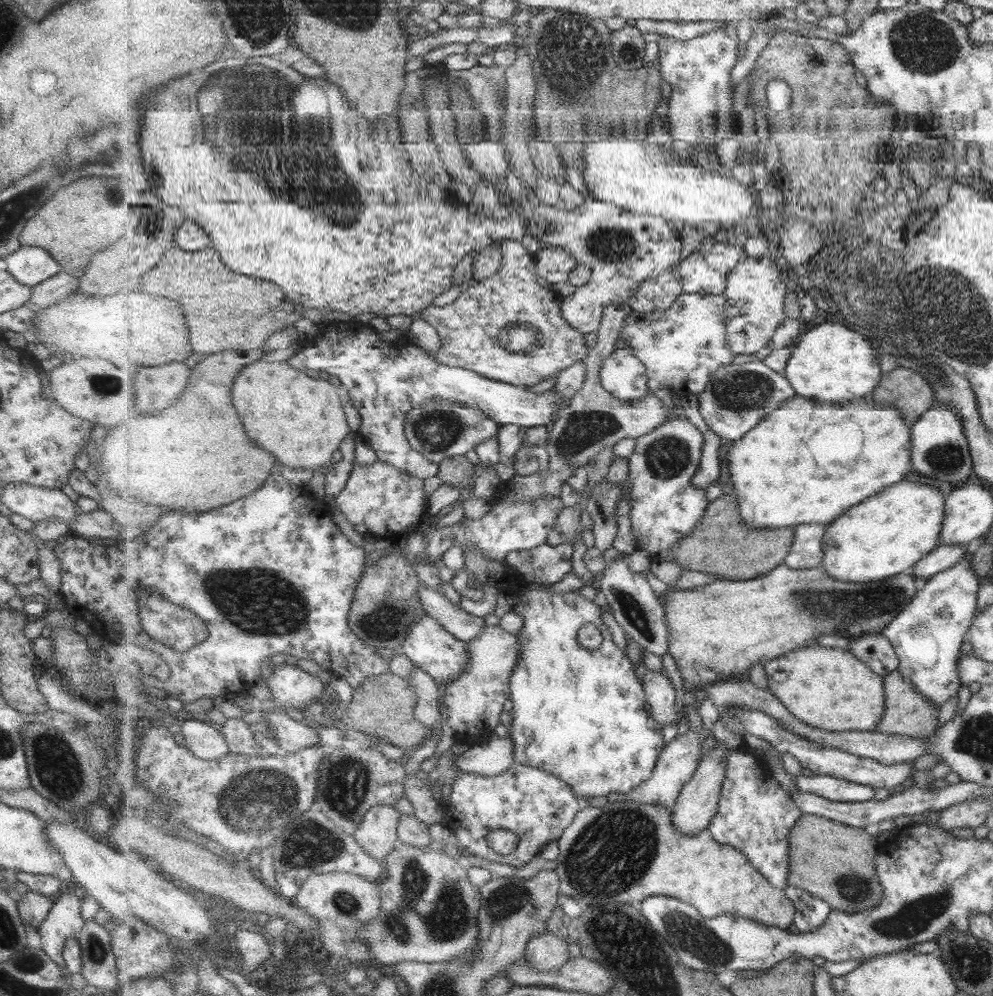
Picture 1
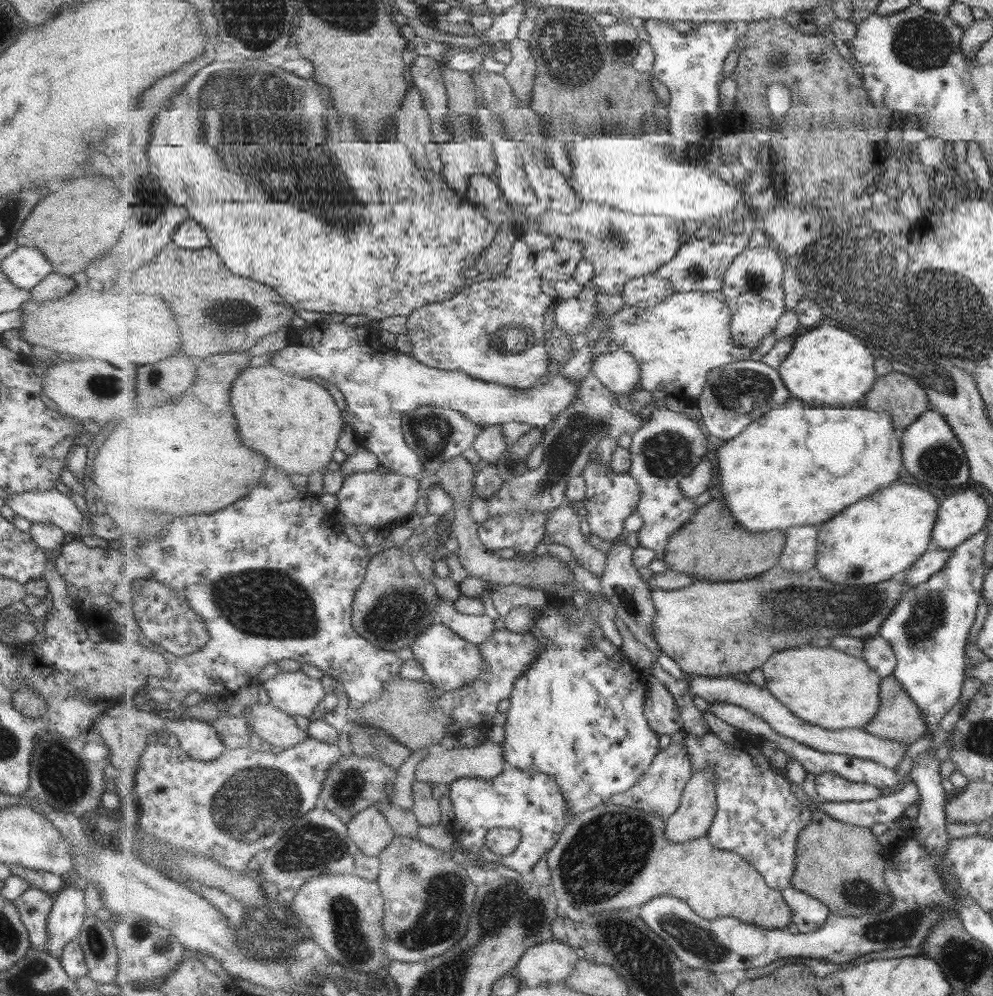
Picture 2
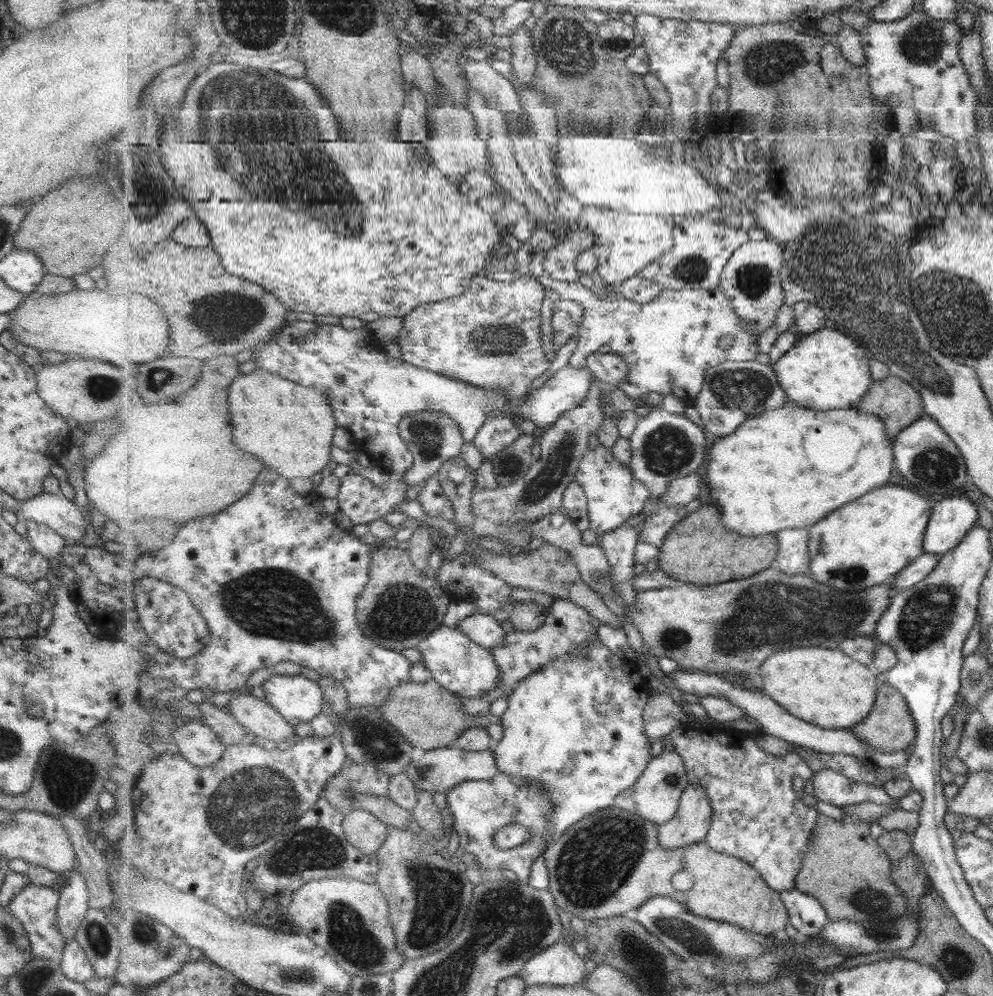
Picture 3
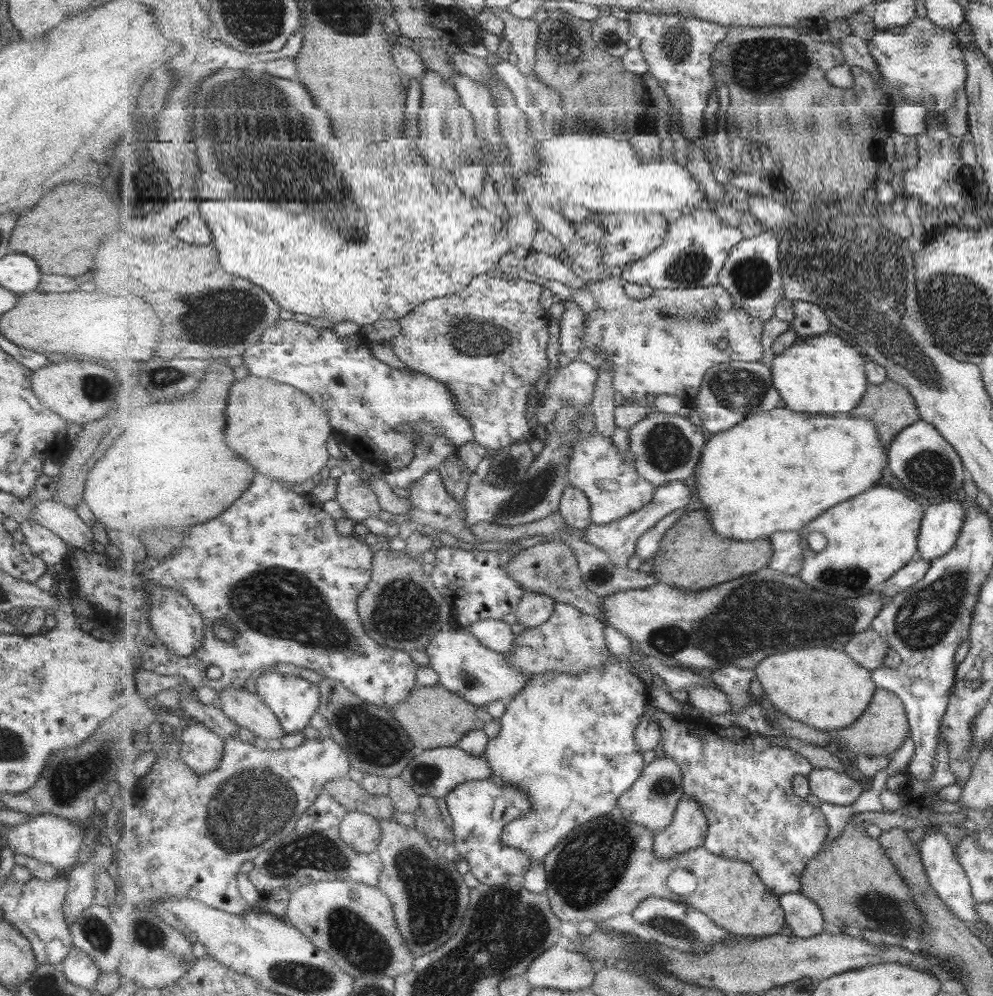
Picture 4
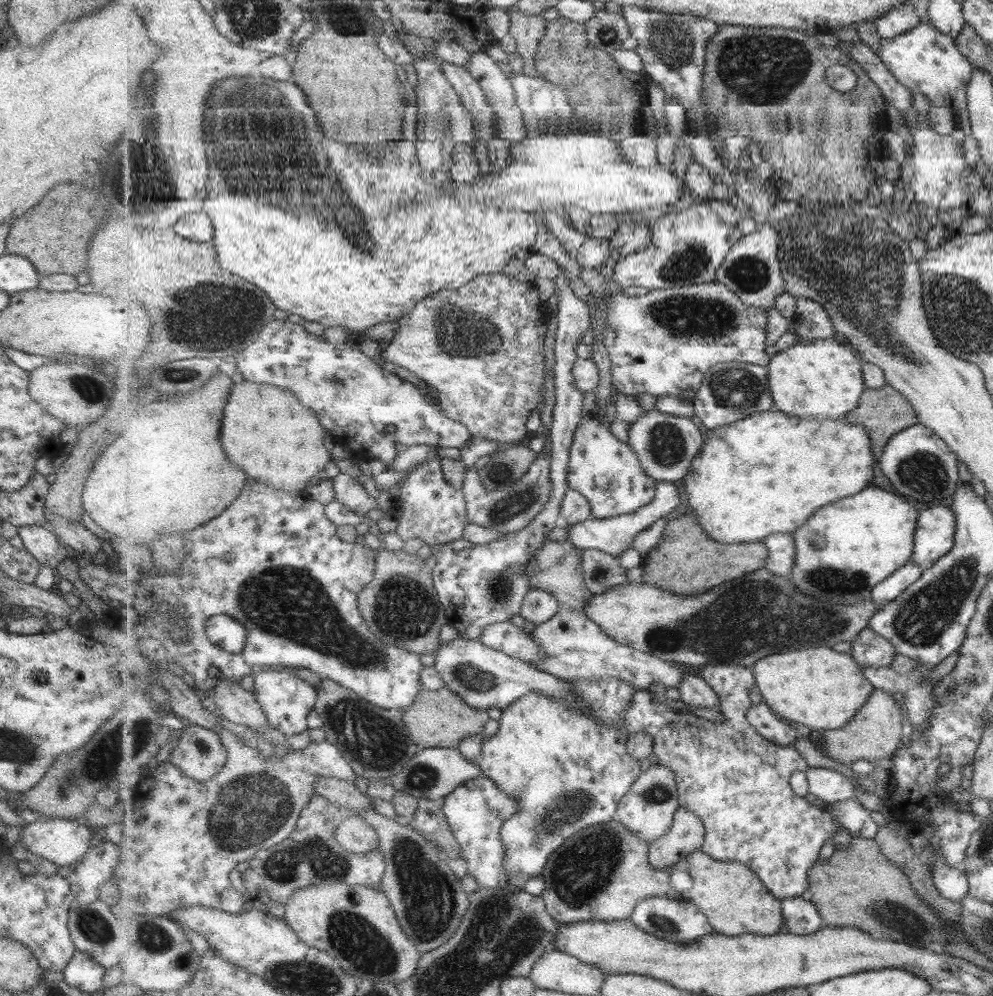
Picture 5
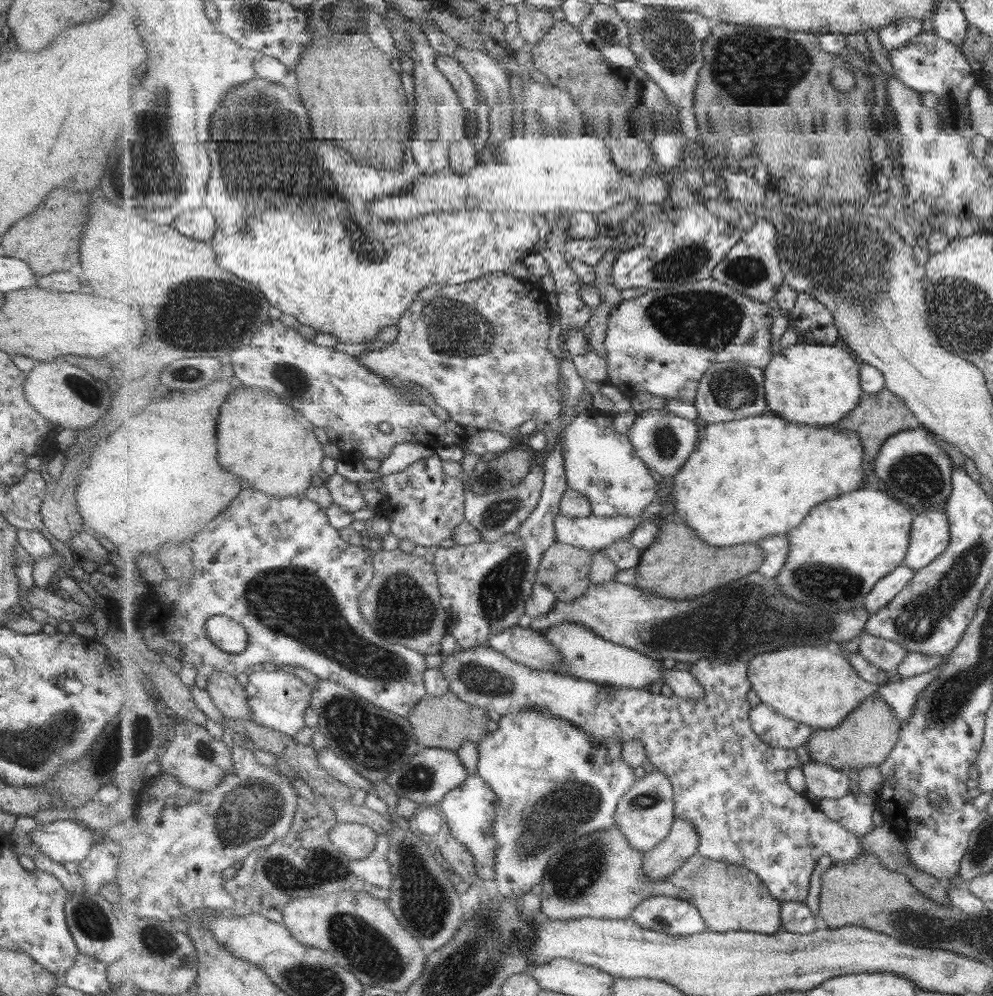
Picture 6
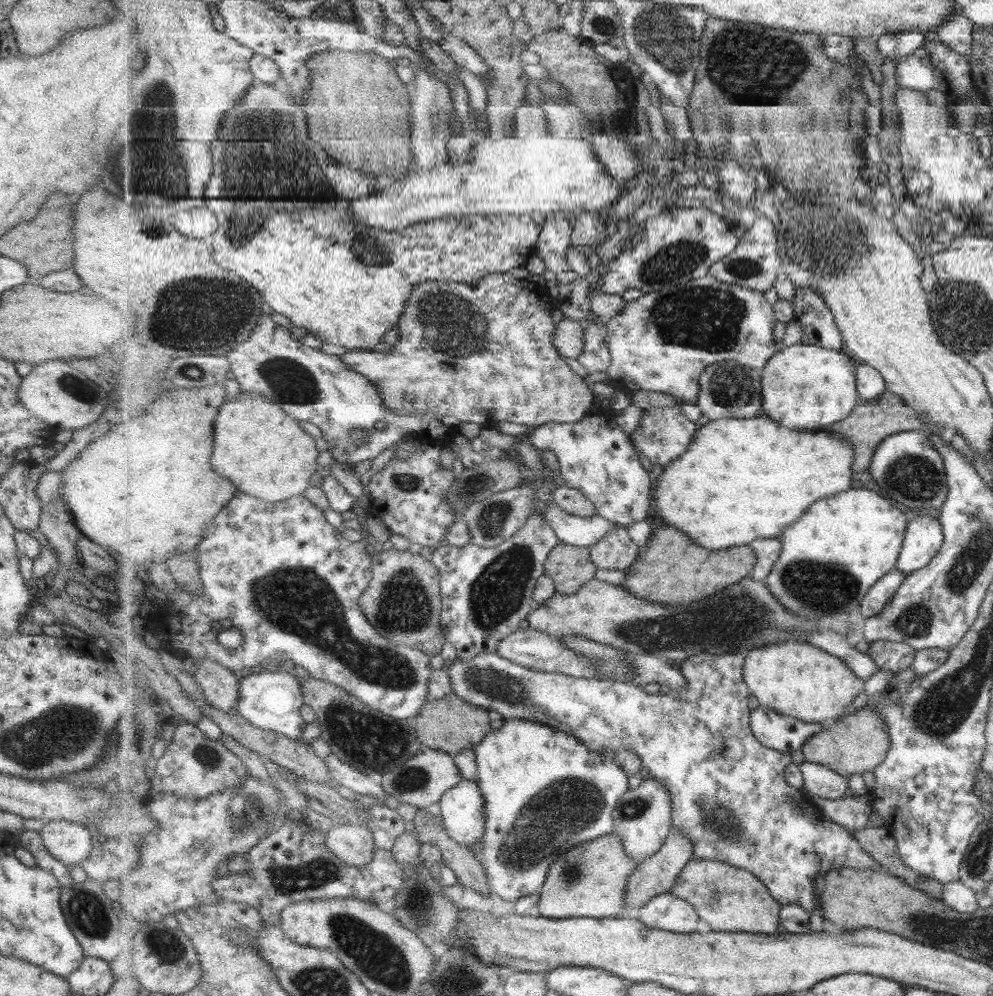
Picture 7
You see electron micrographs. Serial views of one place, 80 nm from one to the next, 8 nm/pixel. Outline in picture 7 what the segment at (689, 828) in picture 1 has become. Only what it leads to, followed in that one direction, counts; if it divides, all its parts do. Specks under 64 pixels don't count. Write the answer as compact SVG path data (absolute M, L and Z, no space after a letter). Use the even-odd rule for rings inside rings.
M673 827L671 834L667 837L664 845L659 849L657 854L648 856L642 862L639 862L637 871L629 882L629 896L627 897L628 912L635 912L641 907L645 907L651 899L664 893L670 893L676 886L677 878L695 857L695 846L692 838L684 834L683 830Z

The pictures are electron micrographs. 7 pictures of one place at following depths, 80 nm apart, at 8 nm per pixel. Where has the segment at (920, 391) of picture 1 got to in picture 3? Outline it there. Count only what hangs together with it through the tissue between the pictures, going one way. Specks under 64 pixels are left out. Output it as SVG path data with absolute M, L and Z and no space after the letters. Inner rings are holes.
M890 374L883 380L874 380L869 393L855 408L884 420L889 439L895 440L923 415L924 402L912 383Z

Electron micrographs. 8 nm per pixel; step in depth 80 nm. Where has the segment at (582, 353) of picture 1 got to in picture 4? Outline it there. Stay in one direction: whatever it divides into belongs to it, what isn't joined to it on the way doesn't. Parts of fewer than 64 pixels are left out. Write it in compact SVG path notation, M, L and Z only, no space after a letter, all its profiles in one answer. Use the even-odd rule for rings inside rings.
M495 271L480 274L479 277L473 278L471 284L460 293L432 298L431 300L422 302L415 310L412 310L411 313L399 320L401 331L390 342L394 354L406 367L446 384L448 388L455 393L457 403L459 403L459 411L465 414L465 417L467 417L467 419L473 423L473 427L475 427L476 442L486 446L490 455L512 444L531 442L533 429L530 428L529 422L527 422L527 410L529 410L529 402L531 402L531 388L537 384L537 380L543 376L545 368L549 366L547 344L549 344L549 337L551 336L548 327L548 311L541 308L541 292L543 292L541 285L540 282L529 281L529 278L510 281L507 277L496 275Z

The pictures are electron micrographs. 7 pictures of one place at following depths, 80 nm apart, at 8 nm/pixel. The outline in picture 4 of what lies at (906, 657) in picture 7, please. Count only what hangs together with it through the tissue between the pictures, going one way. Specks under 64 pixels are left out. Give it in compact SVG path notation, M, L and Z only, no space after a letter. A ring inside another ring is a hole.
M873 627L856 634L844 647L847 654L871 672L883 667L889 649L890 644Z

